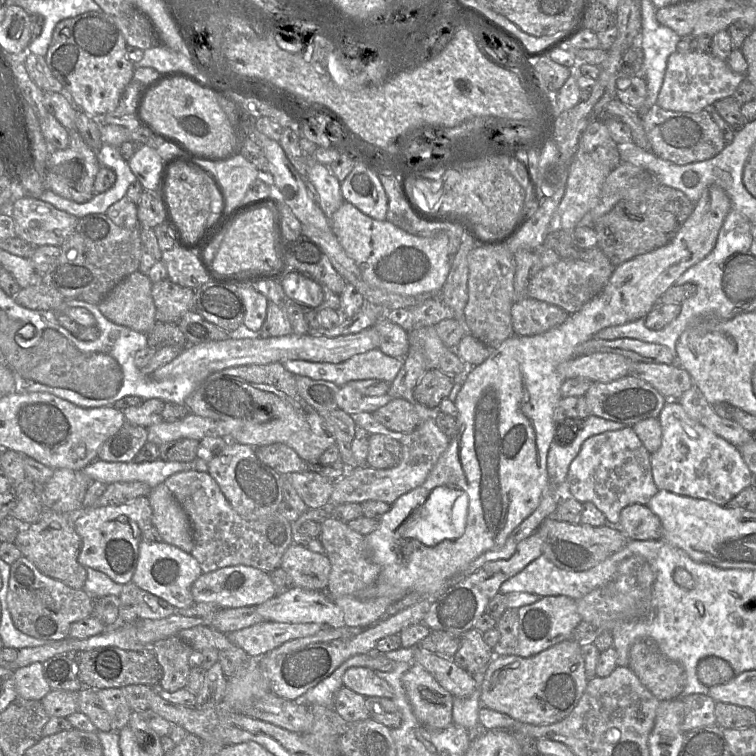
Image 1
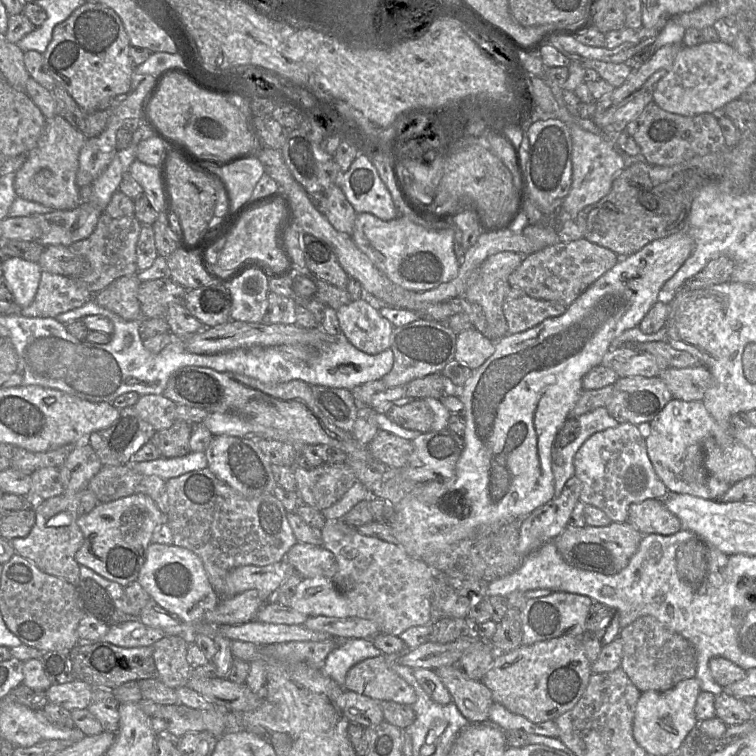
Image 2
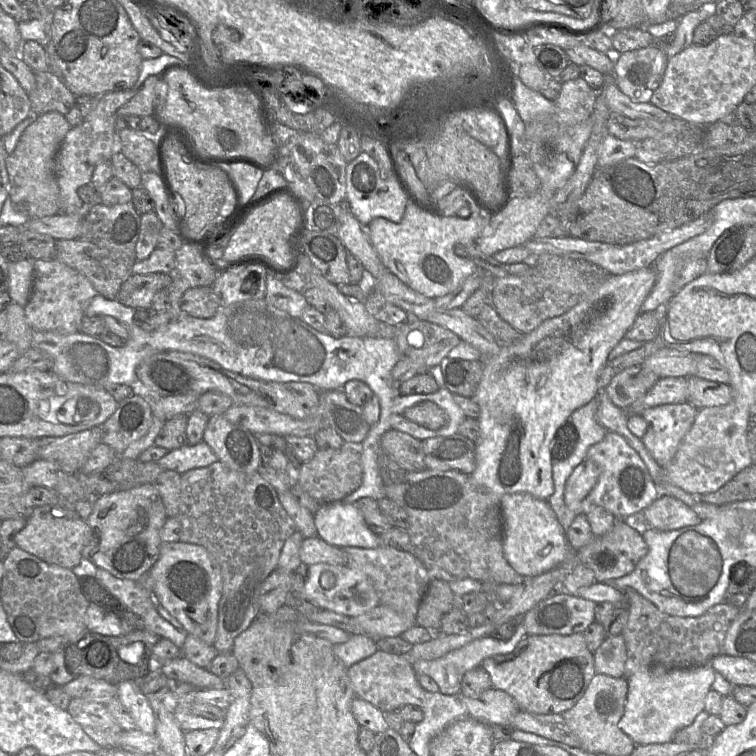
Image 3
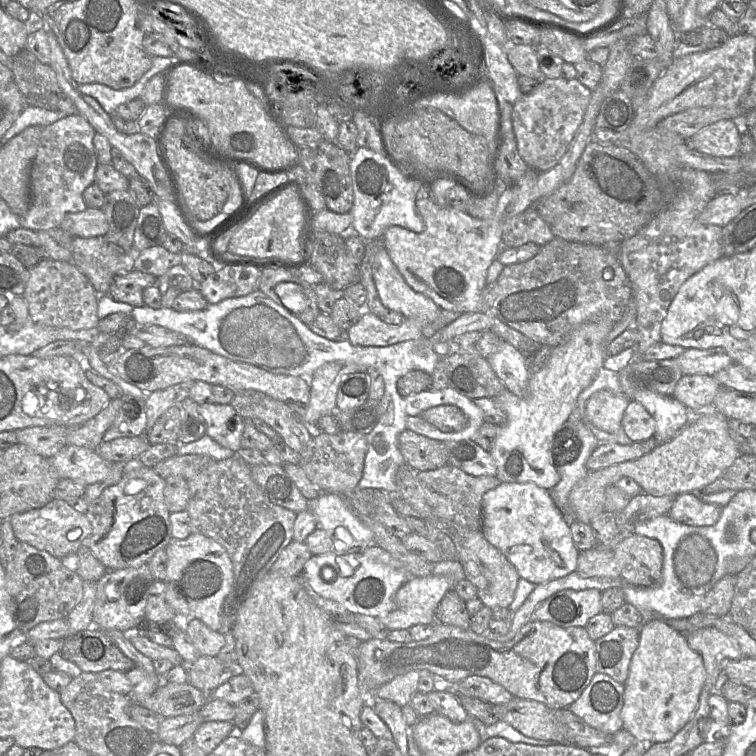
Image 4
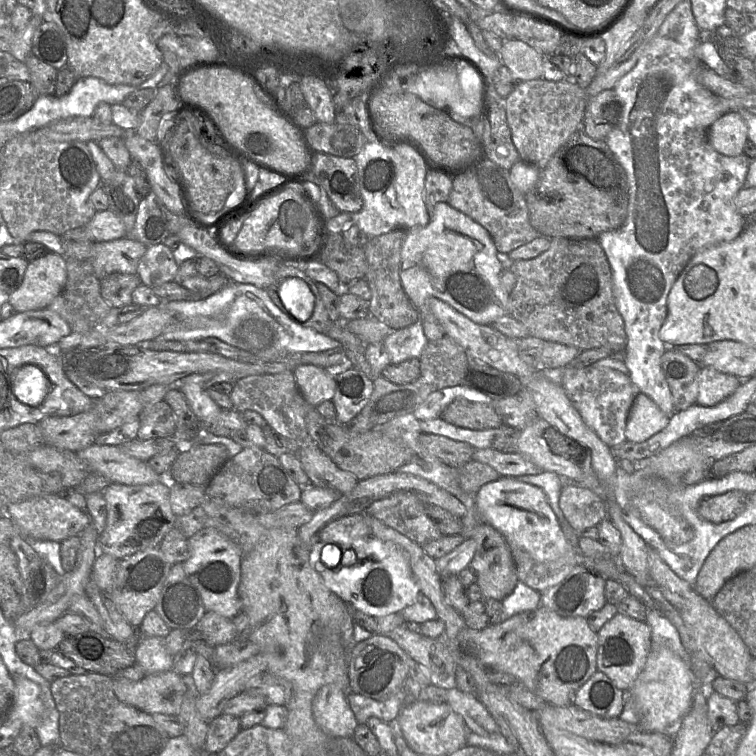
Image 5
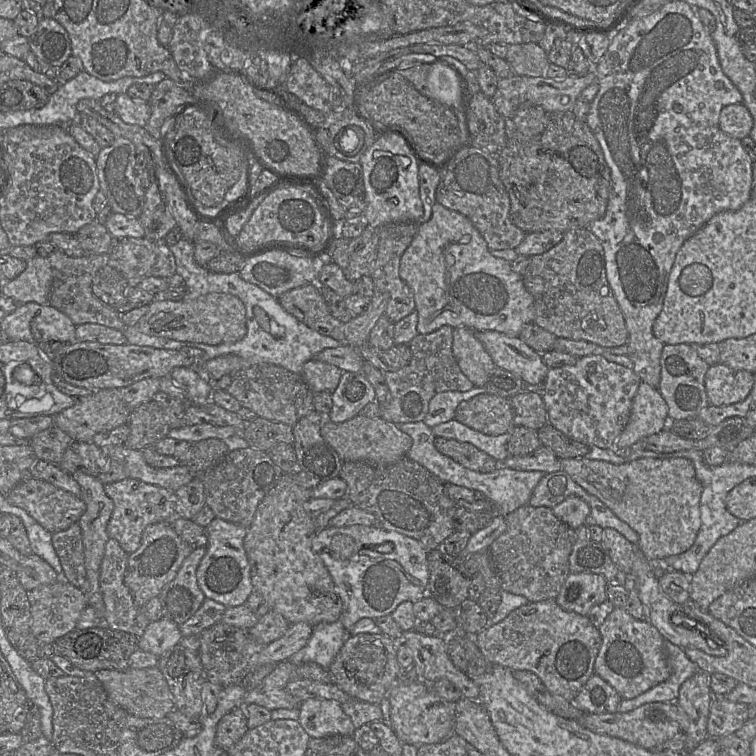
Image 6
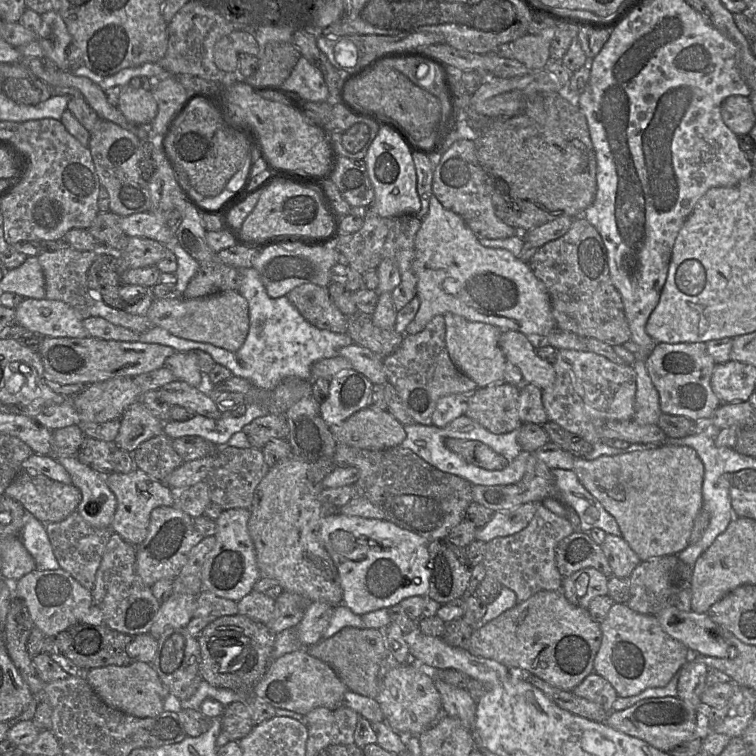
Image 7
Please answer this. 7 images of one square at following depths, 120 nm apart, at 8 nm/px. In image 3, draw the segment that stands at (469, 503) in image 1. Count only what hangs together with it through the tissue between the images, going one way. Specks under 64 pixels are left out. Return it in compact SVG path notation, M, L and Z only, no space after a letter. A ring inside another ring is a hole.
M653 266L610 275L595 292L566 313L545 320L516 343L501 347L496 355L483 357L483 373L471 397L479 406L477 420L480 437L475 442L476 466L470 475L476 484L488 488L499 497L511 493L528 493L548 501L554 492L552 450L555 434L567 424L573 411L596 396L599 373L609 353L625 337L641 313L641 306L653 289L656 277Z

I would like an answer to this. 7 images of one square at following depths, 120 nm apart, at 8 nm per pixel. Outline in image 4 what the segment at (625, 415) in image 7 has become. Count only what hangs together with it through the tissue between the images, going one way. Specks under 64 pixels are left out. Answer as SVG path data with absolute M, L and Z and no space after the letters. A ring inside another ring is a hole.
M598 391L586 403L586 419L602 431L615 433L622 426L622 418L630 401L631 399L622 393Z

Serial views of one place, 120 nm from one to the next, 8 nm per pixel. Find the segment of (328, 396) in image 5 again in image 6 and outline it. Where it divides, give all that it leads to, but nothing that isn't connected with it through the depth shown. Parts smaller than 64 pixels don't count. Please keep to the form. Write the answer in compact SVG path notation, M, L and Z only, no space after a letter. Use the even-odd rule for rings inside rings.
M311 359L302 368L301 376L314 392L333 392L339 384L343 371L338 367Z

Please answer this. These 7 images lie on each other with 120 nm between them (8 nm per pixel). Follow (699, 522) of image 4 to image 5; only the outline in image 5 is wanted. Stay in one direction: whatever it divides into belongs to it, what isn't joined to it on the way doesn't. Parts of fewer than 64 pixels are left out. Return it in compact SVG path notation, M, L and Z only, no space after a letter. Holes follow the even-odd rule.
M732 490L706 498L699 503L697 513L699 517L712 523L731 520L744 509L748 495L738 490Z

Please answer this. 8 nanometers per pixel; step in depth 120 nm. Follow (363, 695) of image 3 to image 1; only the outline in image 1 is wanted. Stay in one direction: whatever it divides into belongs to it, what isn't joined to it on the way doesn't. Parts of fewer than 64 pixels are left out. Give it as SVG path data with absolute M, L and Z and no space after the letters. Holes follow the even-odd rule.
M366 666L348 668L342 680L345 687L365 697L378 696L392 699L394 696L389 683Z

